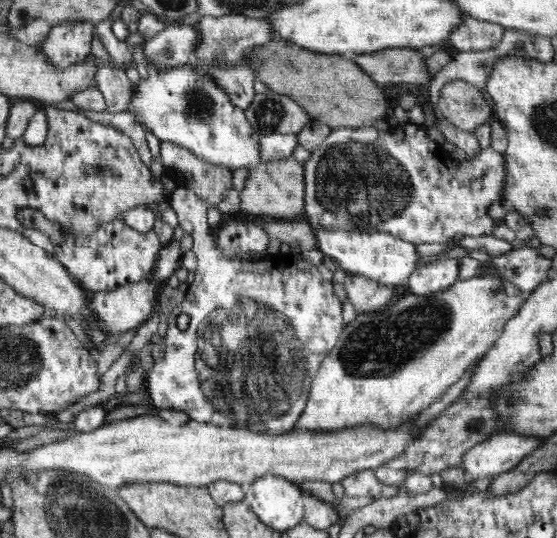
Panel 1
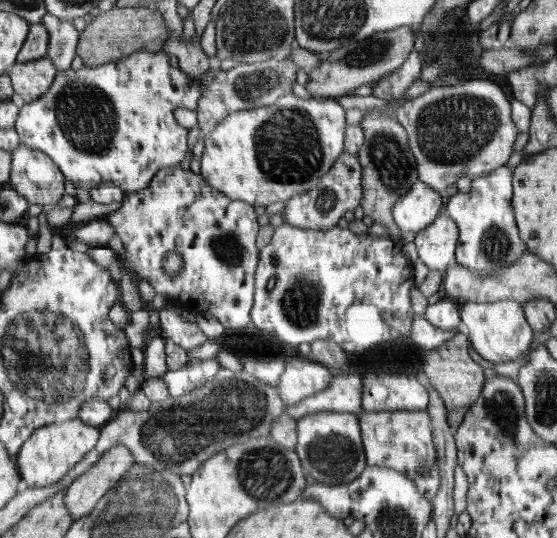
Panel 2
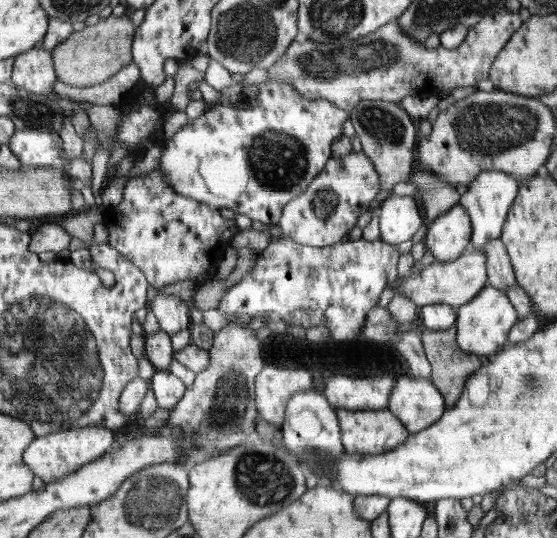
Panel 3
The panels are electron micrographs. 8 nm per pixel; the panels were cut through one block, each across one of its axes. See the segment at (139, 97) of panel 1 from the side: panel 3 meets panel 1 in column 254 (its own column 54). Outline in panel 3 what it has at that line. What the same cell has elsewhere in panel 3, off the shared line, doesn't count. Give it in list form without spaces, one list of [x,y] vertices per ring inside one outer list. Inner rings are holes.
[[[50,129],[16,130],[8,144],[22,166],[34,168],[57,166],[64,153],[60,133]]]

